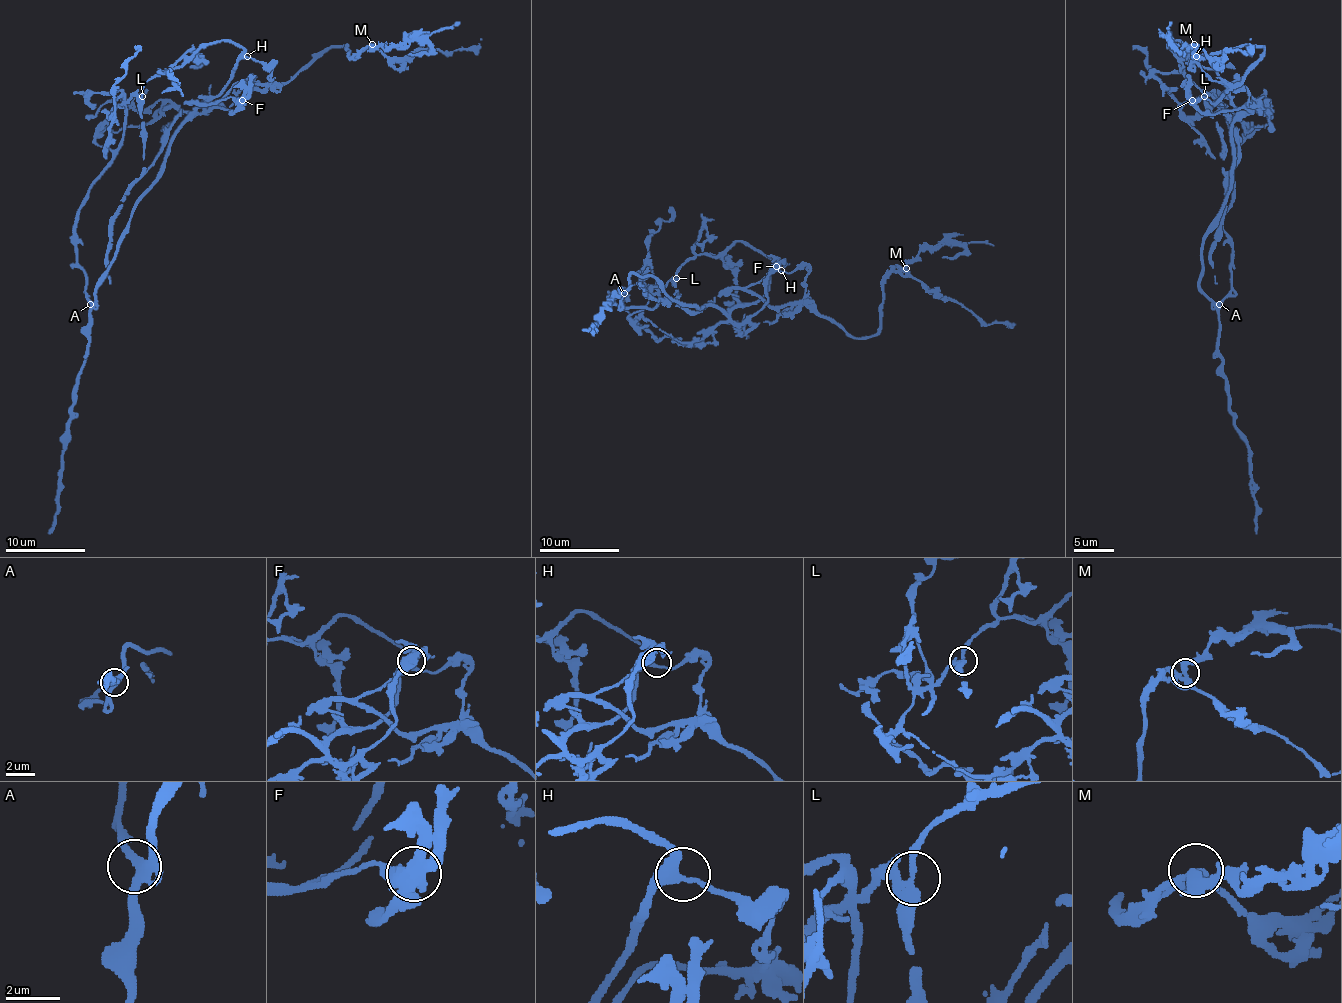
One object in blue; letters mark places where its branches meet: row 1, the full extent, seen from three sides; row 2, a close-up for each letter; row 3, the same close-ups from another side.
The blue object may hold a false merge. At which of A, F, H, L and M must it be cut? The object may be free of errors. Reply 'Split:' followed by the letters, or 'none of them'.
Split: F

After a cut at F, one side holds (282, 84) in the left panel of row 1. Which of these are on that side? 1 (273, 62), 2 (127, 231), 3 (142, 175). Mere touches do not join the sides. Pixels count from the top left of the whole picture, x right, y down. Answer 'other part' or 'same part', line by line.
1: other part
2: other part
3: same part

